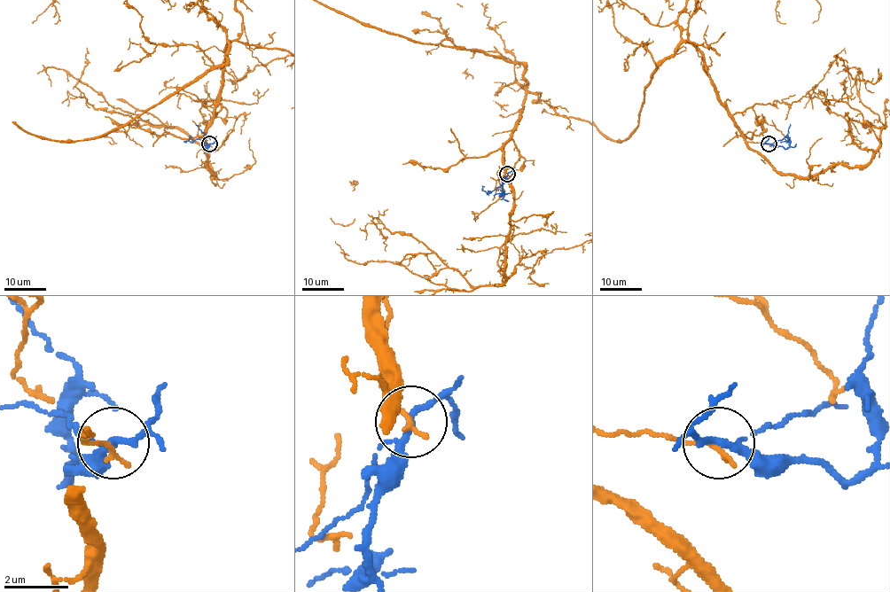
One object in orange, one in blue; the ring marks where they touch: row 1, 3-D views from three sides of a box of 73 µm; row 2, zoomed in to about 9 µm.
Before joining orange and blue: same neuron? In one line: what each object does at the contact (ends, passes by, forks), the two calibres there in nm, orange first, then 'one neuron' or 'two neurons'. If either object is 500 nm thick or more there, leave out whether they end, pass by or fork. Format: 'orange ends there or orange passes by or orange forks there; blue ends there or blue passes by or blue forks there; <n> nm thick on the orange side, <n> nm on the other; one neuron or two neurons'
orange ends there; blue forks there; 160 nm thick on the orange side, 180 nm on the other; two neurons

